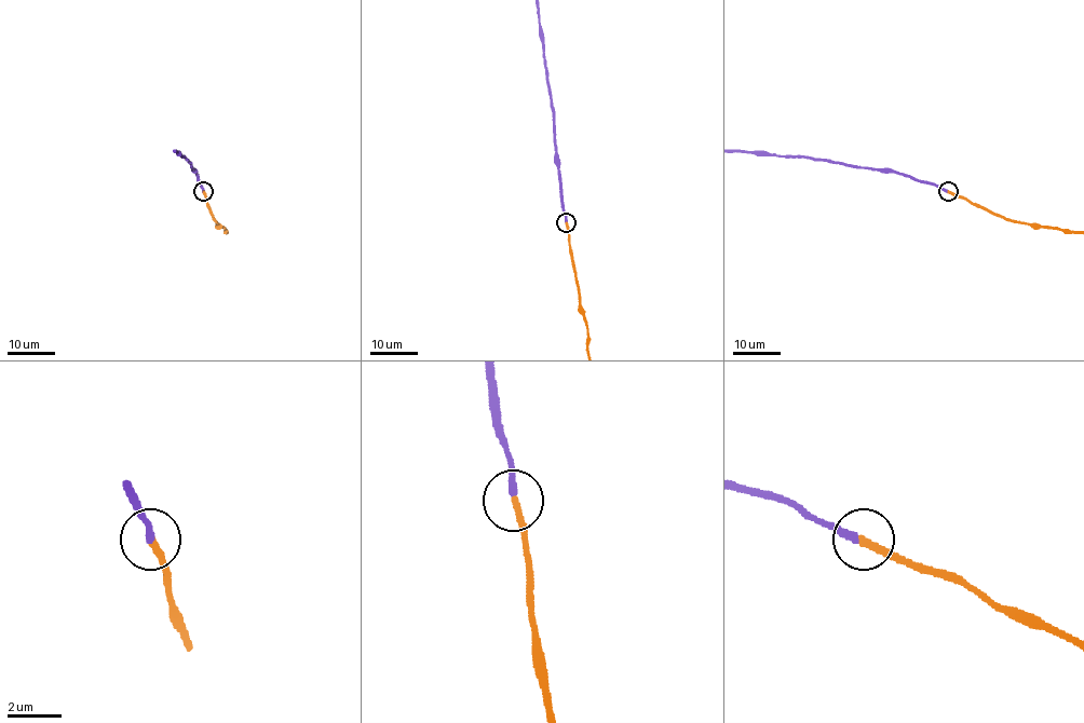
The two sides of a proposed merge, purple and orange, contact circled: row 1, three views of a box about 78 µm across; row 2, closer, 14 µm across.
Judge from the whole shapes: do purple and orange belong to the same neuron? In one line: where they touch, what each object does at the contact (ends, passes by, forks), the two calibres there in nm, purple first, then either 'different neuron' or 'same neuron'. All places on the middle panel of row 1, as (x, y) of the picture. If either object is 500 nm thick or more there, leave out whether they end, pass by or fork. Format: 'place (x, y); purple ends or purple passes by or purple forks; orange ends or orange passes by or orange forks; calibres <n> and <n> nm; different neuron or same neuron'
place (566, 222); purple ends; orange ends; calibres 280 and 260 nm; same neuron

